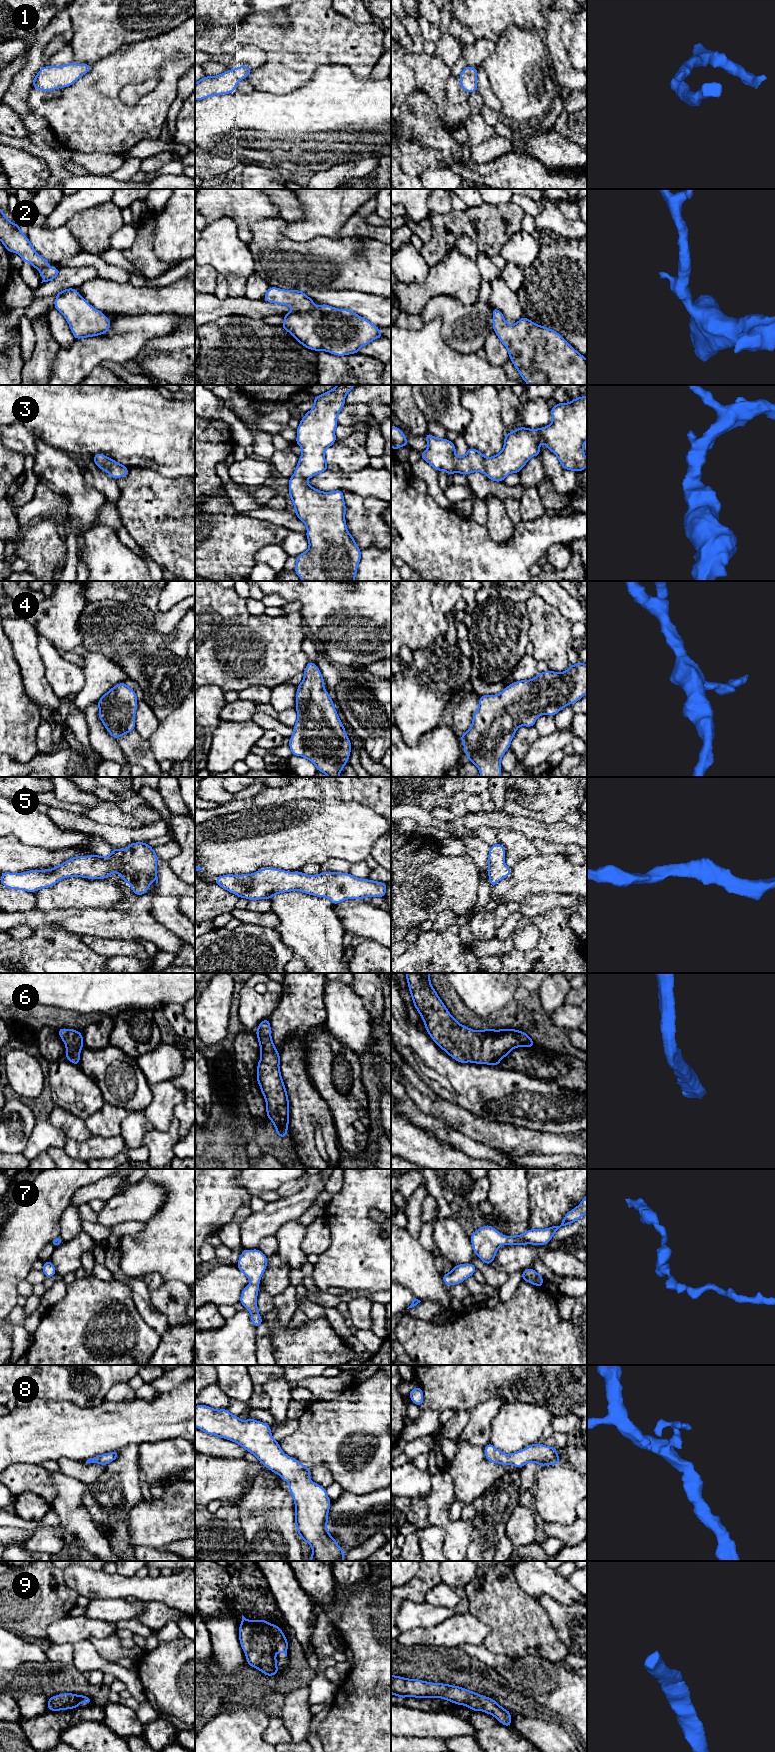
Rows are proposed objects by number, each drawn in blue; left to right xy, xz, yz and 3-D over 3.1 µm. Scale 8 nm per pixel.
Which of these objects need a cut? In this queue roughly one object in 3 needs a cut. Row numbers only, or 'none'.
none

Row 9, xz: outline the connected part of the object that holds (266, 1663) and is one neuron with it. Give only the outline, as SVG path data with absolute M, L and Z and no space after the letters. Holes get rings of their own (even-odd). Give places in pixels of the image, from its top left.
M242 1615L238 1633L248 1665L266 1676L278 1674L275 1654L282 1652L287 1656L288 1650L288 1640L281 1628L261 1618L252 1621Z

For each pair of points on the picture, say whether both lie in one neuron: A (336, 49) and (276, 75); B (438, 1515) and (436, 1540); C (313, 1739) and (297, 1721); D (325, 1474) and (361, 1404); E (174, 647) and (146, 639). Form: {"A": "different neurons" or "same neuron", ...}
{"A": "same neuron", "B": "different neurons", "C": "different neurons", "D": "different neurons", "E": "different neurons"}

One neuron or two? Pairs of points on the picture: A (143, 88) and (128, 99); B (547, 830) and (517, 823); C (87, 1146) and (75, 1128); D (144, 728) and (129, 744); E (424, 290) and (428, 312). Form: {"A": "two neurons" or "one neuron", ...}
{"A": "one neuron", "B": "one neuron", "C": "two neurons", "D": "two neurons", "E": "two neurons"}

